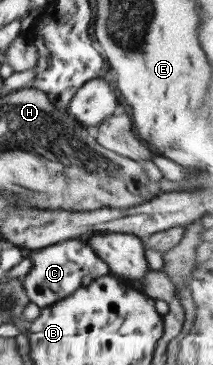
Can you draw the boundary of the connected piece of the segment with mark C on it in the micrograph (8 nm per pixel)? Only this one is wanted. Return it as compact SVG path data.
M80 238L60 241L57 244L35 249L28 253L31 261L30 270L22 278L22 287L32 304L40 309L48 307L65 296L71 295L78 287L80 280L89 274L91 278L109 274L109 268Z

